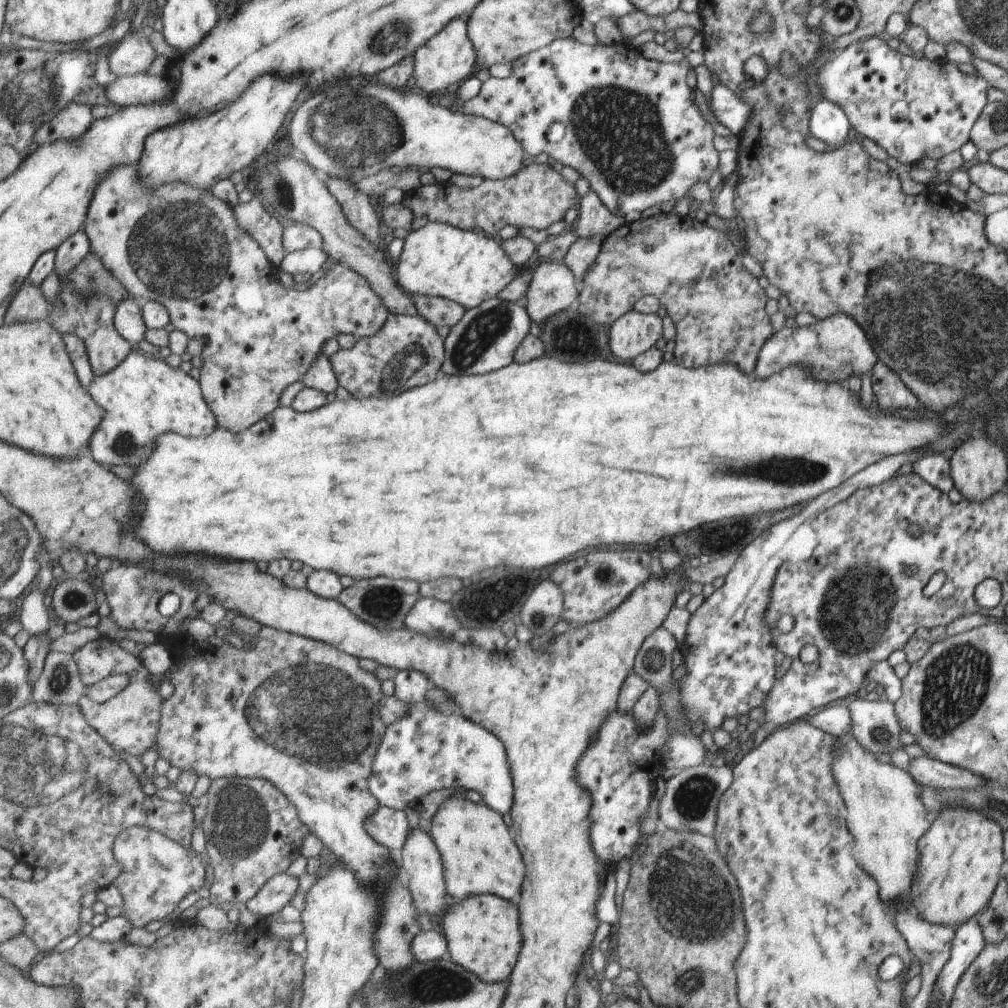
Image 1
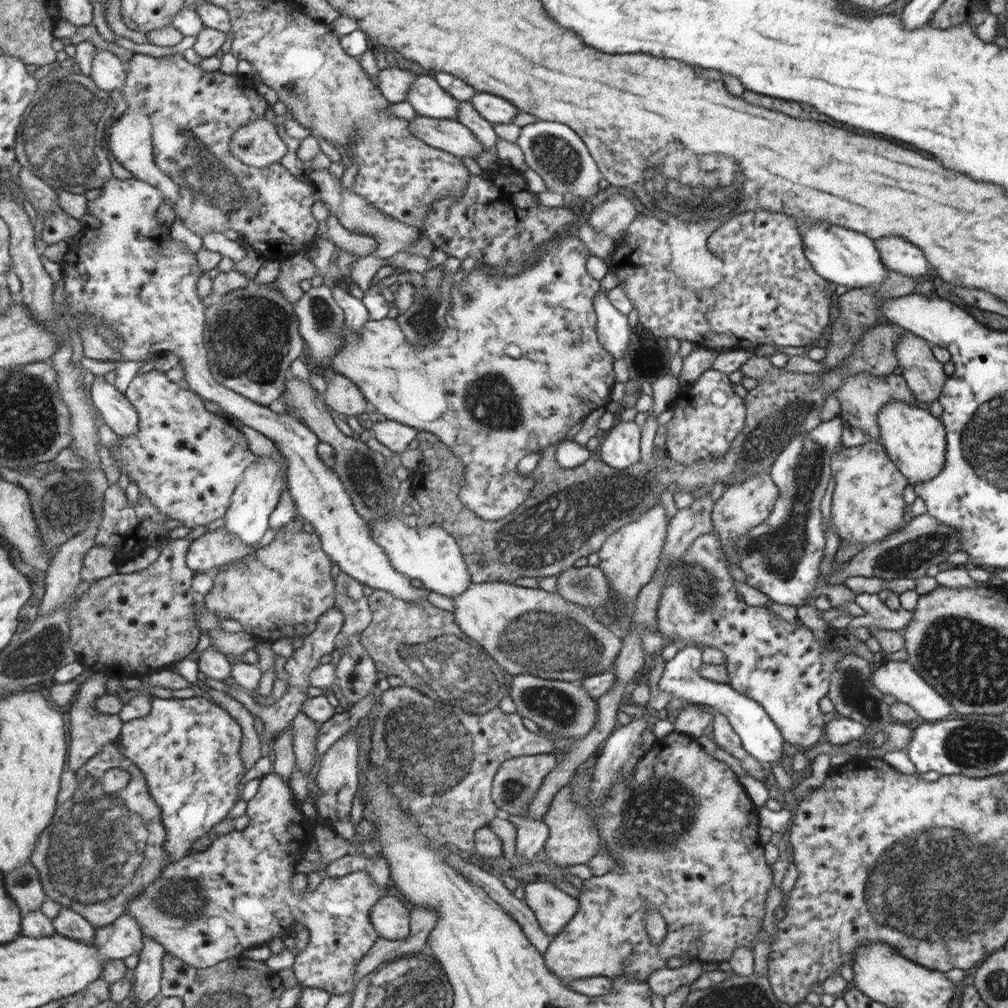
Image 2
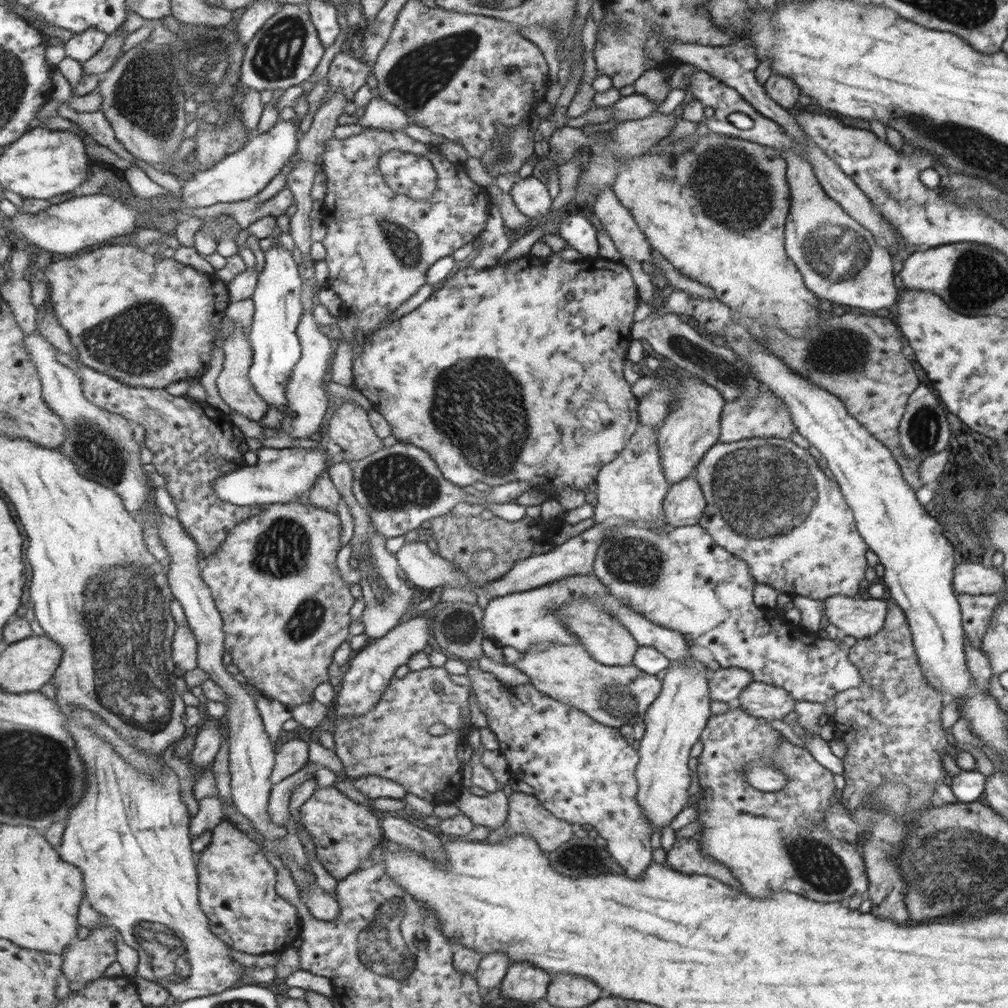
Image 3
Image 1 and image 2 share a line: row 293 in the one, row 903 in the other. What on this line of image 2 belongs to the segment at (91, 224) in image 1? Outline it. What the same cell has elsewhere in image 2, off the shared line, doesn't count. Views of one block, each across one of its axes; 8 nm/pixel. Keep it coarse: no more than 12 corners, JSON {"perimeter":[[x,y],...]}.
{"perimeter":[[276,773],[250,821],[129,902],[200,969],[285,938],[303,988],[354,994],[389,894],[363,871],[292,890],[315,822]]}

